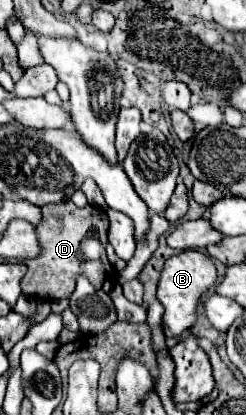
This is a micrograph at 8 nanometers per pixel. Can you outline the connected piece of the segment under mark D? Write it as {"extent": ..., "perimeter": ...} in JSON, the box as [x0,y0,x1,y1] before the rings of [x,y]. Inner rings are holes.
{"extent":[20,199,116,301],"perimeter":[[[70,199],[60,201],[56,205],[44,205],[42,221],[36,227],[36,235],[40,241],[40,255],[24,263],[28,271],[20,283],[22,293],[44,301],[68,299],[74,291],[78,275],[86,275],[96,289],[104,289],[106,293],[110,293],[116,271],[106,259],[106,249],[104,249],[106,231],[108,231],[106,213],[92,205],[80,209]],[[94,241],[96,241],[96,247],[88,247],[88,243],[94,243]]]}

